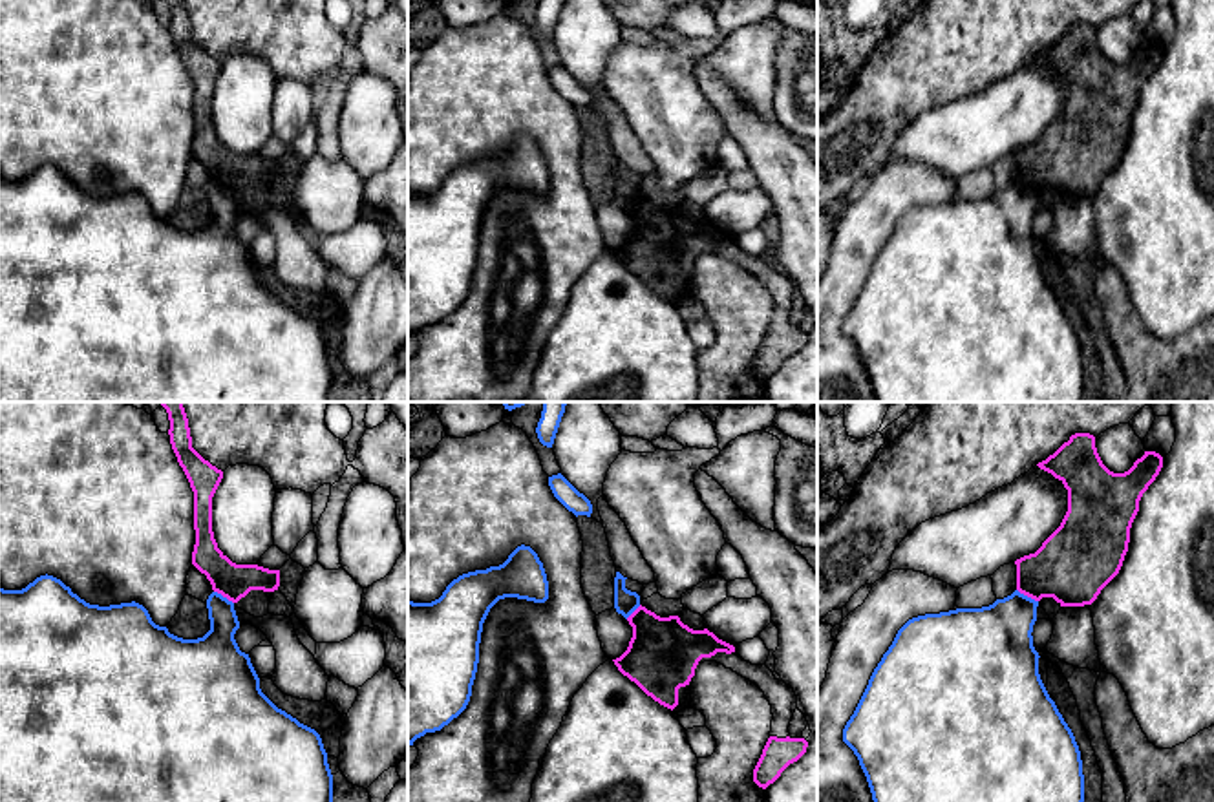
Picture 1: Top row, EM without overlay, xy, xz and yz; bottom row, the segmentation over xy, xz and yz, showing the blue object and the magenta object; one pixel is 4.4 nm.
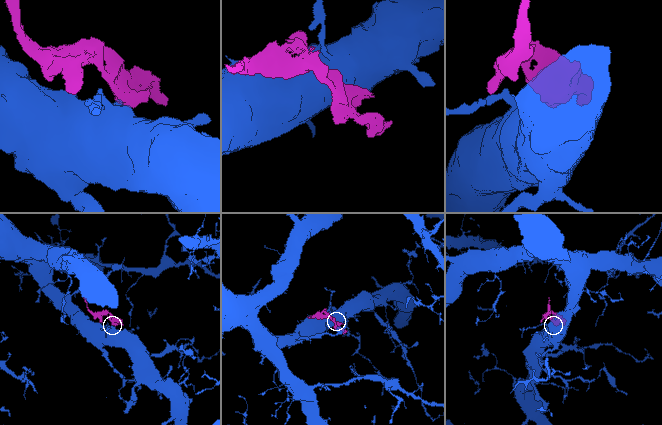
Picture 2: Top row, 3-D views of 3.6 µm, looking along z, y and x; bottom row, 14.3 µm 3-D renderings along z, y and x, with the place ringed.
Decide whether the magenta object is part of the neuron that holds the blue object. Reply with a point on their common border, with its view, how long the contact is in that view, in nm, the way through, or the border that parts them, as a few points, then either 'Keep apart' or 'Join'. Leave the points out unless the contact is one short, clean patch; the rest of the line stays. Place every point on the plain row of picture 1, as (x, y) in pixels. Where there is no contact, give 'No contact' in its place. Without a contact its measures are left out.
Touches blue at yz (1026, 187). Shared border 110 nm. Boundary: yz (1017, 179), (1037, 192). Keep apart

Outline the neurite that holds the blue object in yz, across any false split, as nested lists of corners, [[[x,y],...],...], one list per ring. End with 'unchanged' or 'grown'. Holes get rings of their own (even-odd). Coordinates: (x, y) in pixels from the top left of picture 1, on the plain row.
[[[1015,181],[982,199],[909,210],[874,259],[843,320],[878,402],[1081,402],[1084,365],[1075,327],[1040,265],[1033,237],[1038,192]]]; unchanged

